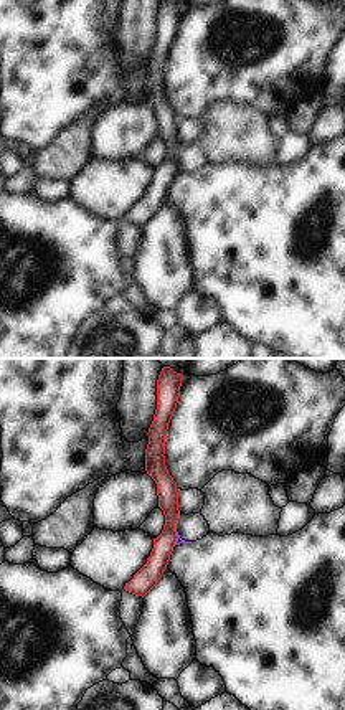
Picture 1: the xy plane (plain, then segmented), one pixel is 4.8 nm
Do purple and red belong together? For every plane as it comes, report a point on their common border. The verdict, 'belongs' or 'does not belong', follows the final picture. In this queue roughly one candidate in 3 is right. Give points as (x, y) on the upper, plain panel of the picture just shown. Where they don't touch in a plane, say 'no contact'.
meets purple at (177, 164)

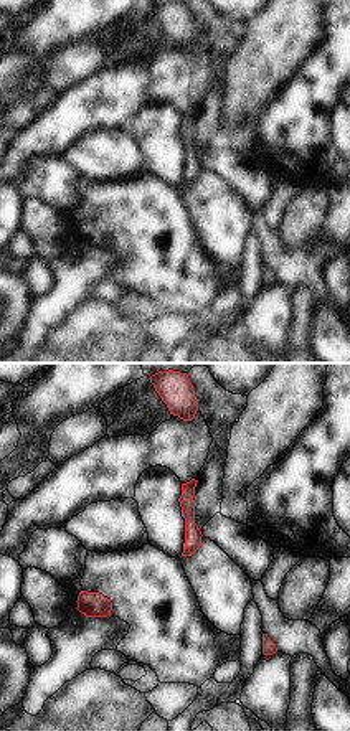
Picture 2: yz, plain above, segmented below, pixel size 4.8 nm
meets purple at (184, 177)

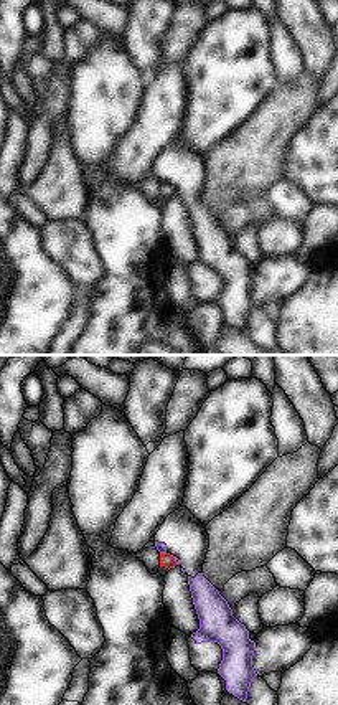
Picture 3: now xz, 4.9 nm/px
meets purple at (175, 190)

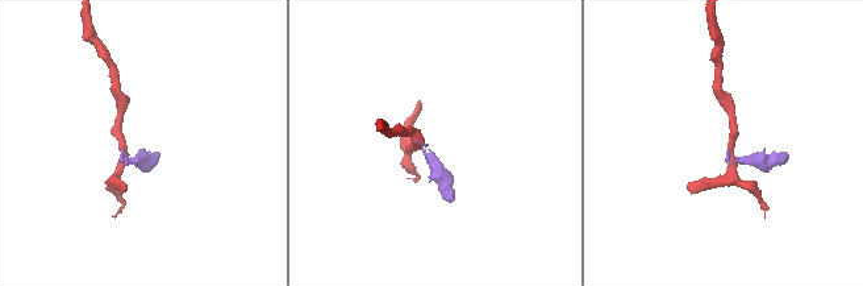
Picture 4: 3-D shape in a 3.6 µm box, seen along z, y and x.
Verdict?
does not belong

